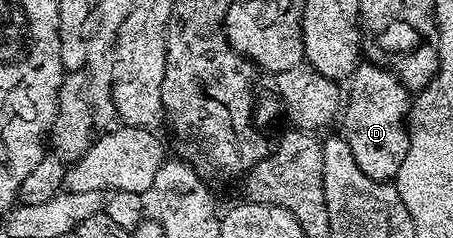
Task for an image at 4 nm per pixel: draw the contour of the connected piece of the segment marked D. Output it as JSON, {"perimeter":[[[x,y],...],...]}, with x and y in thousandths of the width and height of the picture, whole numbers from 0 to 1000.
{"perimeter":[[[817,256],[795,261],[784,311],[770,336],[775,387],[764,387],[762,445],[753,466],[757,550],[753,576],[770,609],[779,643],[779,676],[788,676],[797,727],[834,769],[870,756],[885,710],[885,676],[894,676],[894,643],[903,643],[903,504],[907,492],[909,387],[885,357],[885,340],[852,282],[837,282]]]}

